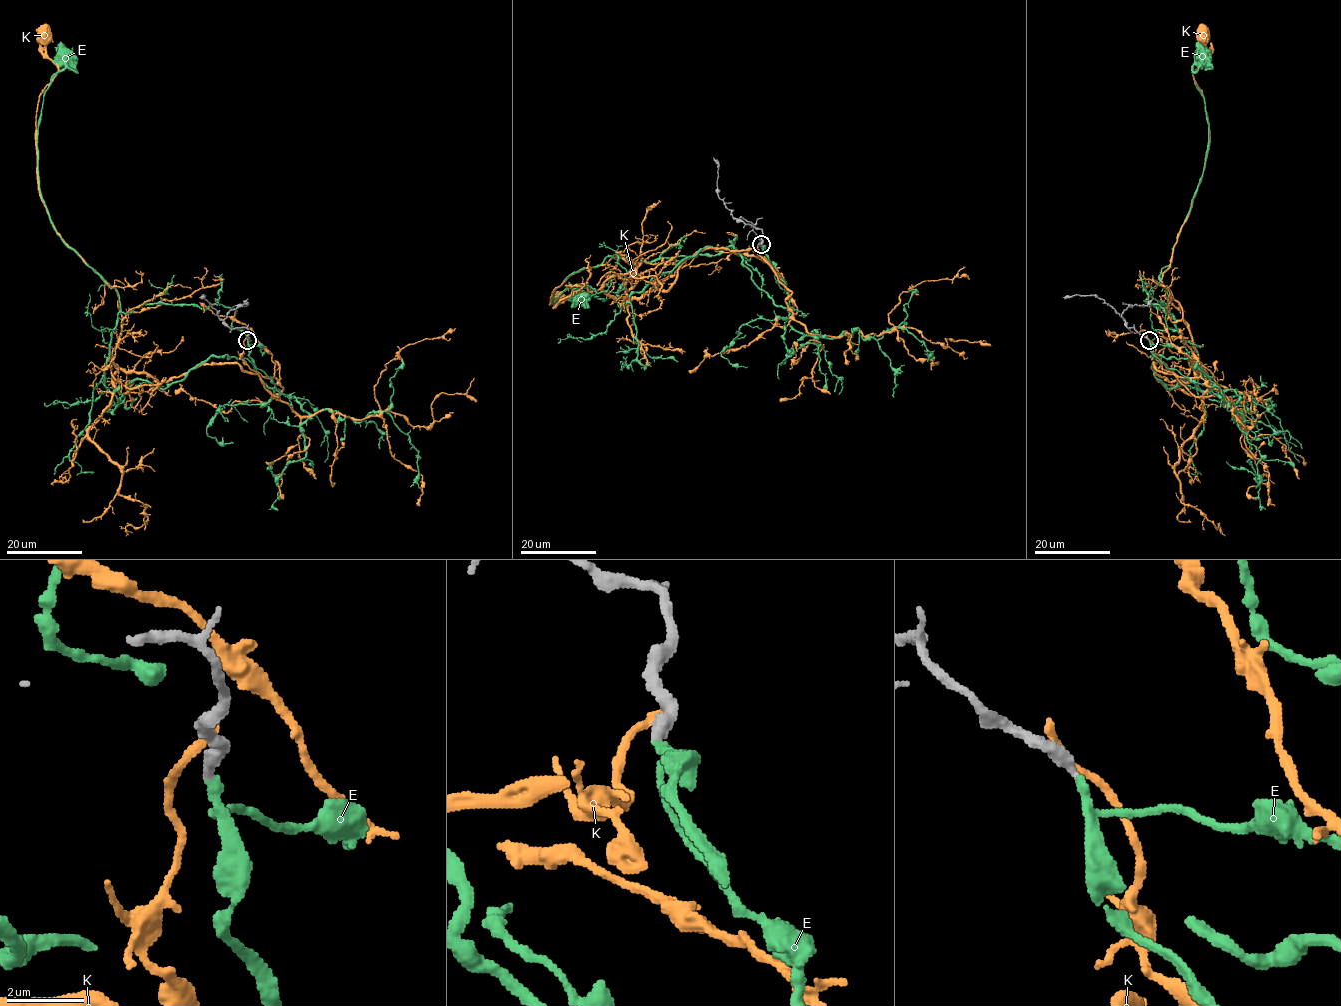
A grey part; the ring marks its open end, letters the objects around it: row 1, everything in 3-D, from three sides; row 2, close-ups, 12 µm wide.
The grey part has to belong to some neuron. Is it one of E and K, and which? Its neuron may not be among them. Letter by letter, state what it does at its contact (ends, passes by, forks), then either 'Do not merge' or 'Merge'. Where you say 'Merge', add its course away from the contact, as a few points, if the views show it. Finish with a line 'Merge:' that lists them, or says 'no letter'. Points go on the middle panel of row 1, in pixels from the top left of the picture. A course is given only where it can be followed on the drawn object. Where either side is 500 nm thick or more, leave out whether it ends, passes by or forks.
E: It passes by. Merge. Its course: (761, 244), (786, 308), (732, 246), (686, 257), (621, 306), (634, 262), (609, 255), (551, 303), (577, 297)
K: It ends there. Do not merge
Merge: E

